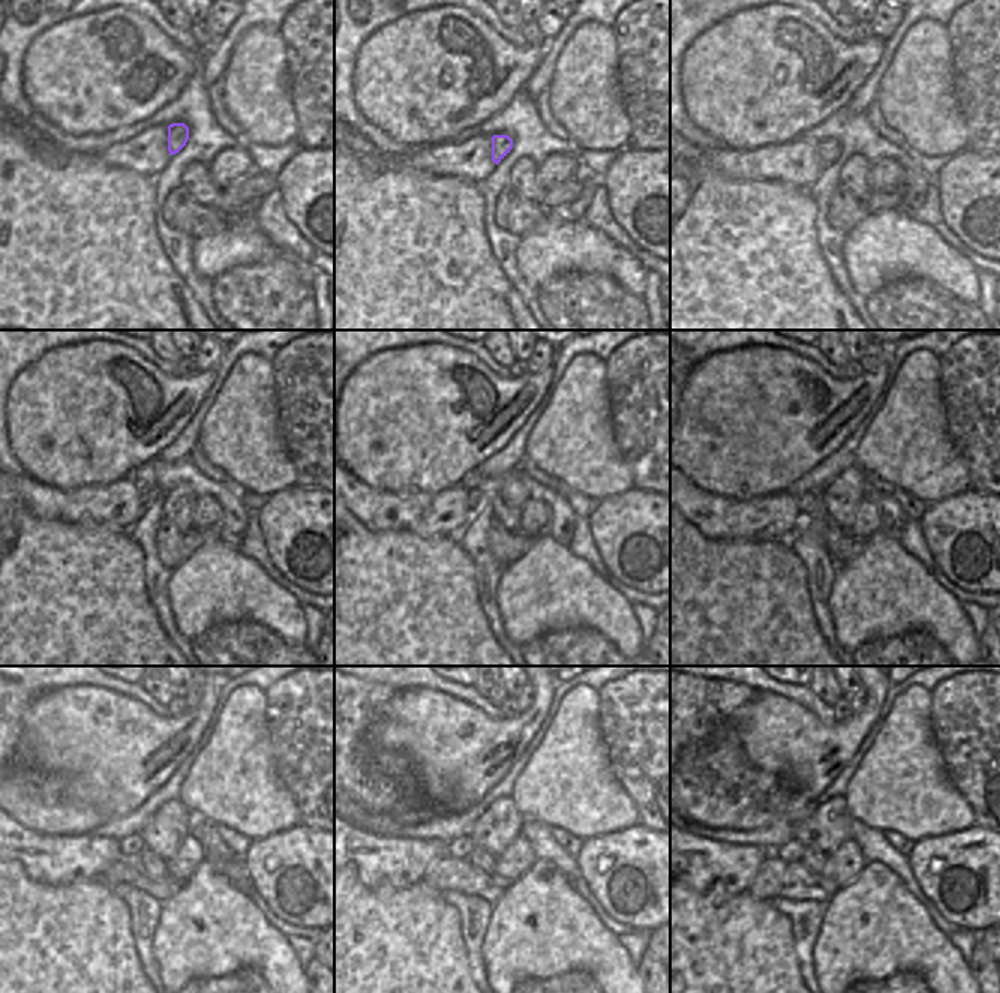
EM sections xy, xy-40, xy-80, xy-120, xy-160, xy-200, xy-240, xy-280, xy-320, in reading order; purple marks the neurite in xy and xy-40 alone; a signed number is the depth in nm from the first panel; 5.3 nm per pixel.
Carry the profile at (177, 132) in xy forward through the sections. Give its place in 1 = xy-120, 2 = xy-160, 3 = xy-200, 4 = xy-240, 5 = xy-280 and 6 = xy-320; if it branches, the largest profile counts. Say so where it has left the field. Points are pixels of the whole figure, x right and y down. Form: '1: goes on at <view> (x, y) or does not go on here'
1: goes on at xy-120 (149, 492)
2: goes on at xy-160 (479, 497)
3: goes on at xy-200 (808, 504)
4: goes on at xy-240 (131, 846)
5: goes on at xy-280 (461, 848)
6: goes on at xy-320 (792, 851)

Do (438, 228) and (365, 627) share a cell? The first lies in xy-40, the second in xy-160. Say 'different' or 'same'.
same

